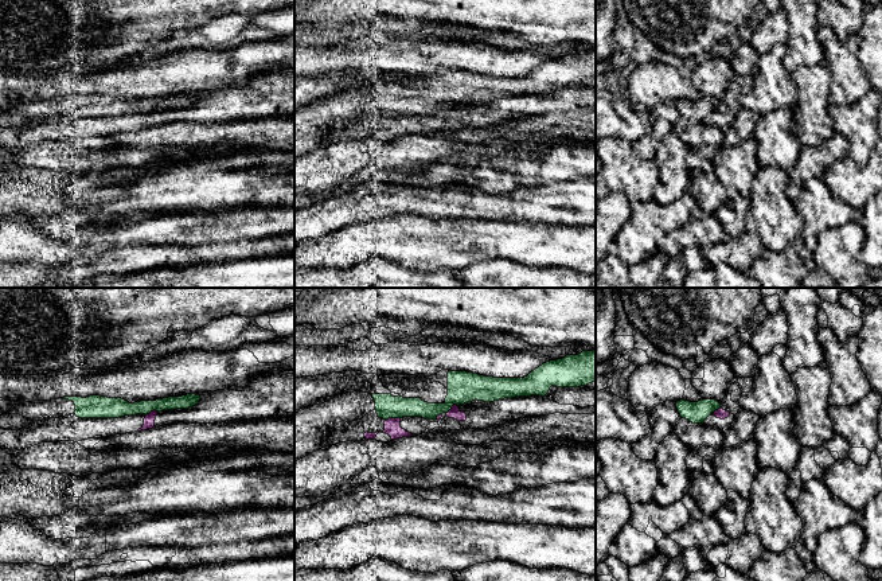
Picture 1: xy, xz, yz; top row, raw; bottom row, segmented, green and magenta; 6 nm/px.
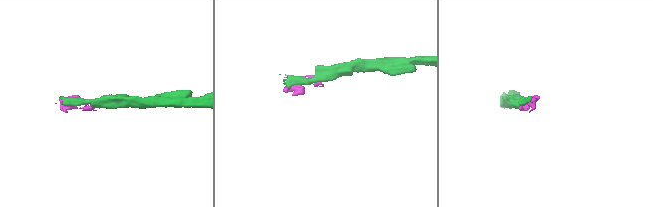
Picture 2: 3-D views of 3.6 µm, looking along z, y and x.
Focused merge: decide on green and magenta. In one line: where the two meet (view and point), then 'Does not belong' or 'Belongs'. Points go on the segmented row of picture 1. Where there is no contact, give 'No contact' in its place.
Touches green at xz (393, 417). Does not belong

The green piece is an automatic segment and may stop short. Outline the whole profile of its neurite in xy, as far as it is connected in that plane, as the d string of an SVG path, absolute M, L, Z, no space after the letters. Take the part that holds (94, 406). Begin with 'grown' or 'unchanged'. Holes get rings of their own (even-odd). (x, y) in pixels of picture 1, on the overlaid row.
grown | M187 394L182 397L168 397L156 401L140 401L129 403L121 398L108 398L99 395L63 397L51 401L34 401L13 405L5 414L20 414L34 421L59 418L75 414L79 418L118 418L124 416L149 414L173 409L188 409L195 406L200 395Z

